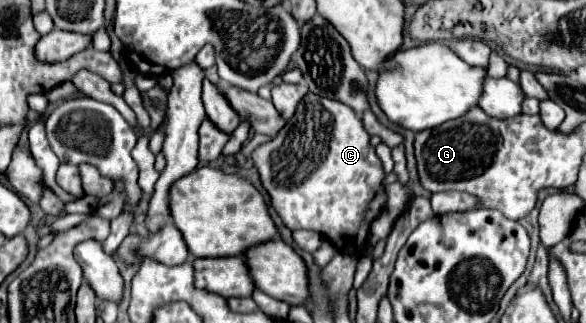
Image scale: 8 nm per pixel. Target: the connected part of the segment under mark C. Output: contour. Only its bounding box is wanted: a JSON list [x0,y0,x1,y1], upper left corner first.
[251,94,387,258]

